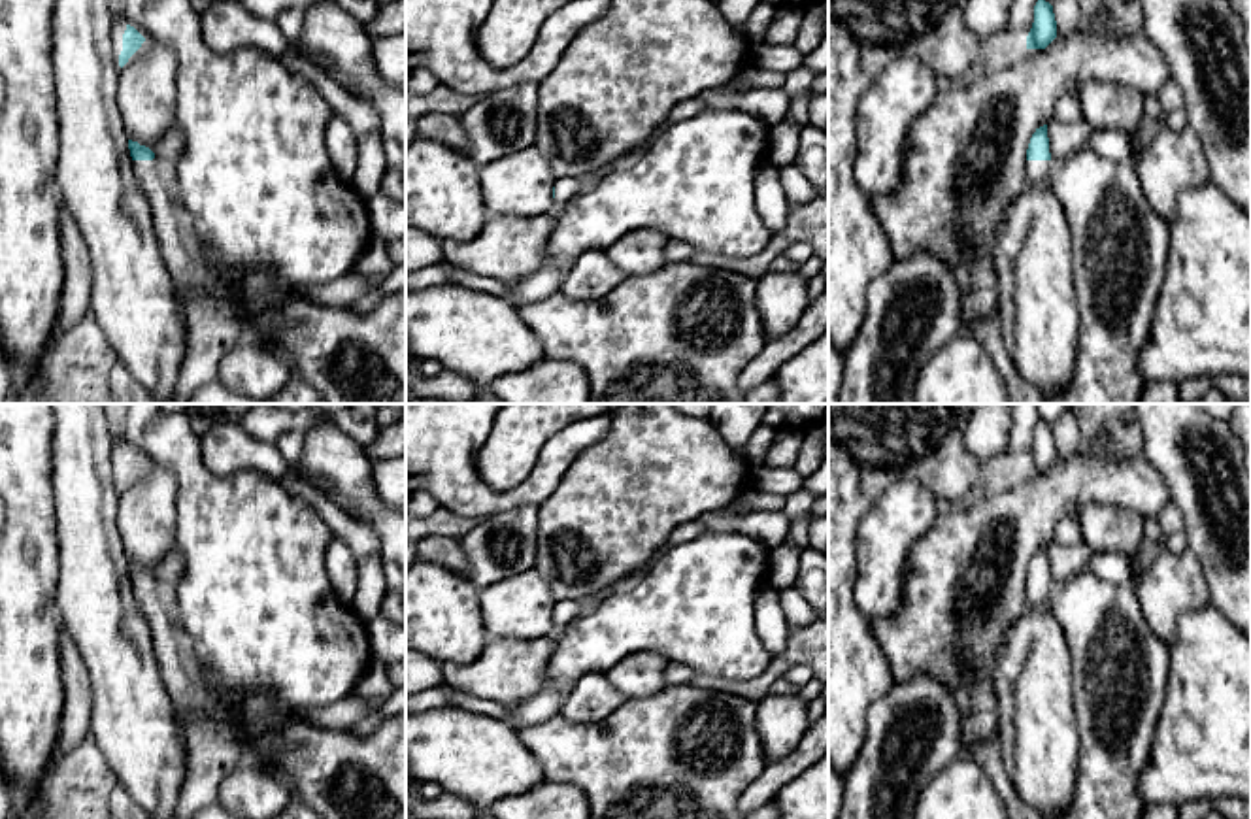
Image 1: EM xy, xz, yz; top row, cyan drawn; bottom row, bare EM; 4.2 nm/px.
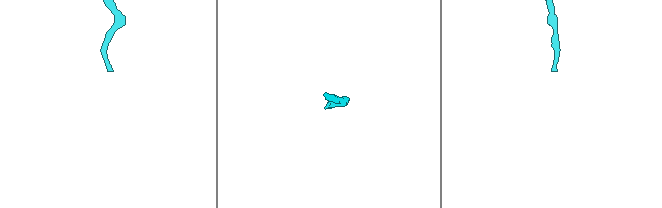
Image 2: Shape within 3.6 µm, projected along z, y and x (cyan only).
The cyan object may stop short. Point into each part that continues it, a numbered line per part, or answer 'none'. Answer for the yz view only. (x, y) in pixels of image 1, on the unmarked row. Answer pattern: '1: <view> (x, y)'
1: yz (1034, 593)

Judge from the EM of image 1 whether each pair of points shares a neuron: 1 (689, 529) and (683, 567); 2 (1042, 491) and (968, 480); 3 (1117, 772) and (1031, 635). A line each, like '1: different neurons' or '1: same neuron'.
1: different neurons
2: different neurons
3: different neurons

